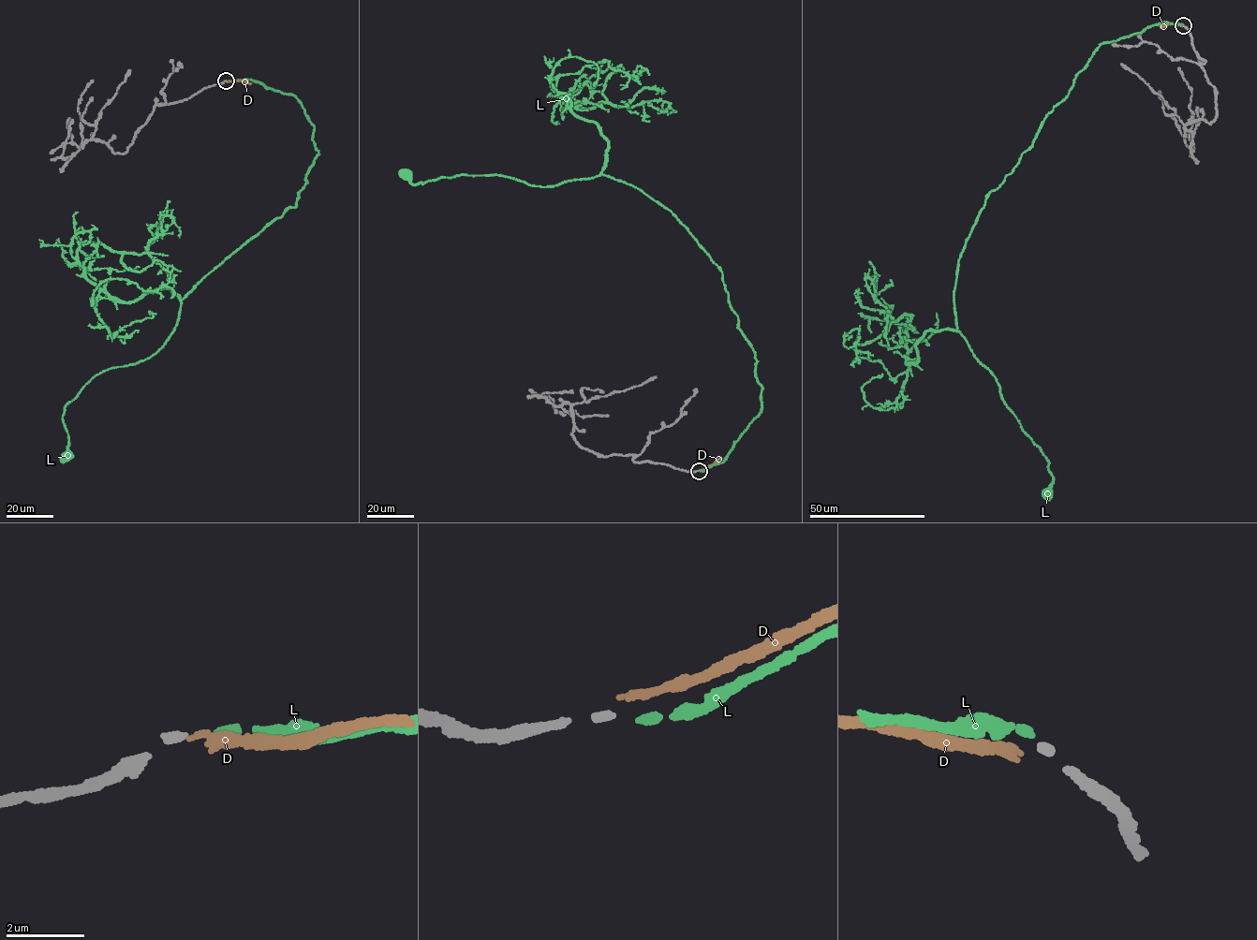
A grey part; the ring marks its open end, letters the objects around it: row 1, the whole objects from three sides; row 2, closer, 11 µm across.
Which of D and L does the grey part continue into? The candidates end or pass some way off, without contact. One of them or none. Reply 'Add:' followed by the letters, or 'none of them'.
Add: L

